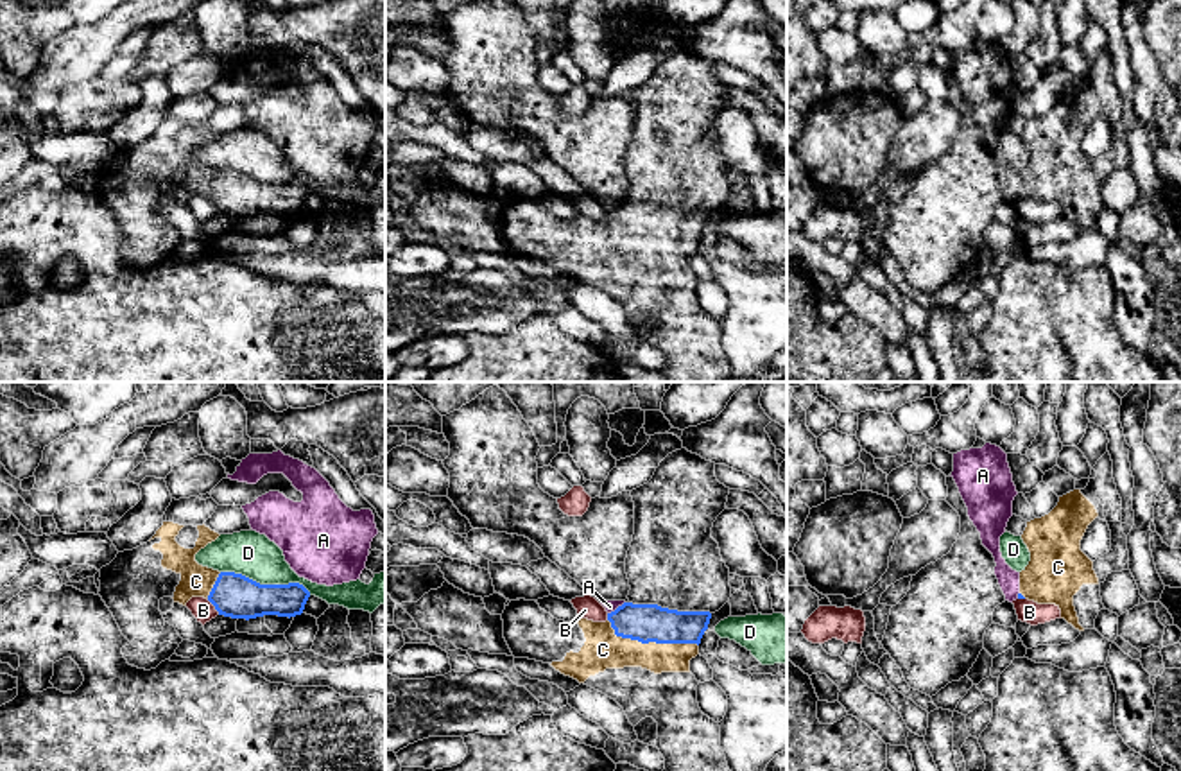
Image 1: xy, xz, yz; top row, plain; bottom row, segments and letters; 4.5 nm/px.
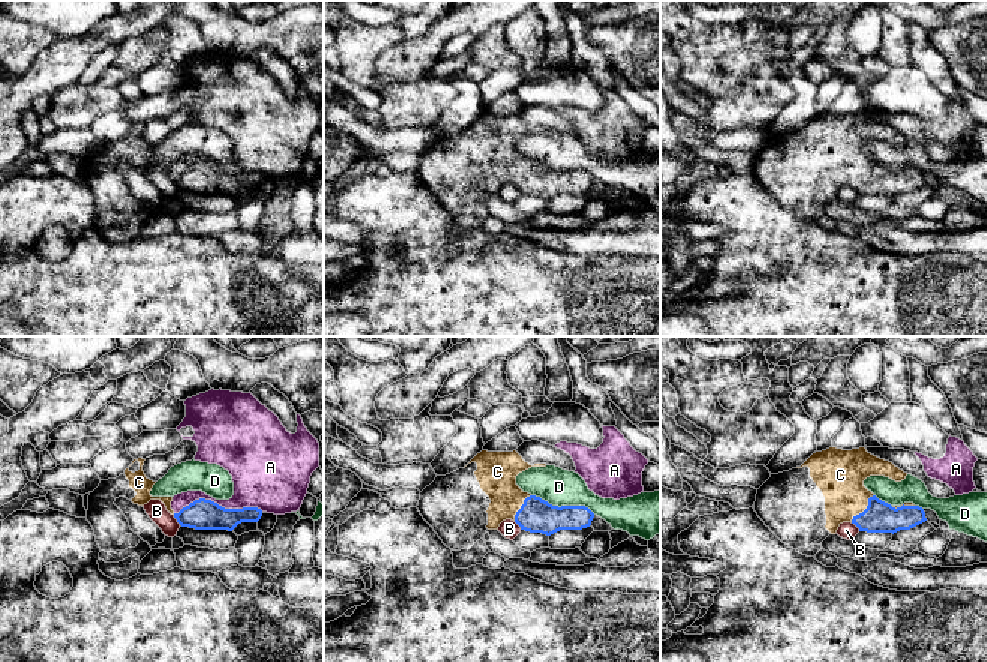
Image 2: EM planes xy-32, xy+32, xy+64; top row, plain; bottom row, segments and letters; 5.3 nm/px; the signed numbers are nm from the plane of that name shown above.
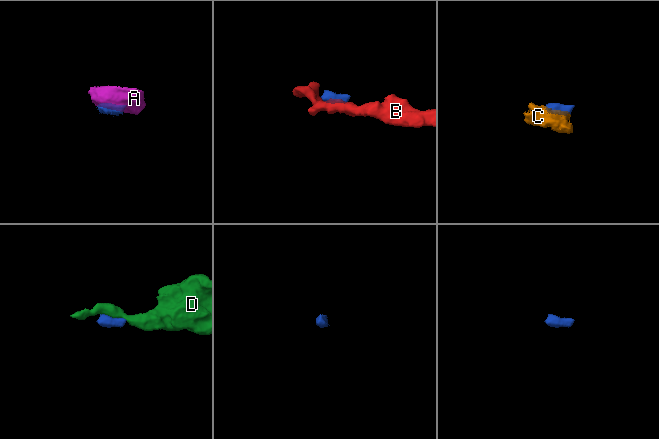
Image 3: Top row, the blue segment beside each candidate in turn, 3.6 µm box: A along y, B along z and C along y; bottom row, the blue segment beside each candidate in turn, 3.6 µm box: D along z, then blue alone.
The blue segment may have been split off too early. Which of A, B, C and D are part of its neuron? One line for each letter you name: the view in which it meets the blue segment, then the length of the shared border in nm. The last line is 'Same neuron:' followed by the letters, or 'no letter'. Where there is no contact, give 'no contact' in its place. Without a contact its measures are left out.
C: xz | 420 nm
Same neuron: C

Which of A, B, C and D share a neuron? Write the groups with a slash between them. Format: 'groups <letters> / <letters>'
groups A / B / C / D

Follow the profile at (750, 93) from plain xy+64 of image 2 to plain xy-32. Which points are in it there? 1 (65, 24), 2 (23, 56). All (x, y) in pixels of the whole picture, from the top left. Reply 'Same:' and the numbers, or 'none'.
Same: 2

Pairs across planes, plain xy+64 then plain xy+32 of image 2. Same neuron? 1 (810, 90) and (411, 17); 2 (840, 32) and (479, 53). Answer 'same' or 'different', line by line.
1: same
2: same

